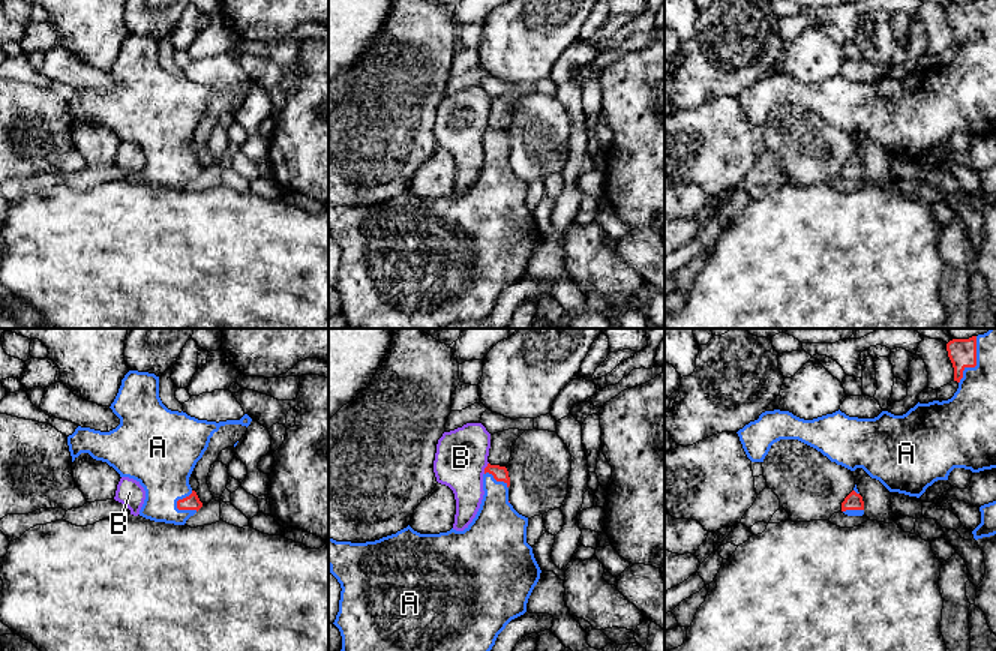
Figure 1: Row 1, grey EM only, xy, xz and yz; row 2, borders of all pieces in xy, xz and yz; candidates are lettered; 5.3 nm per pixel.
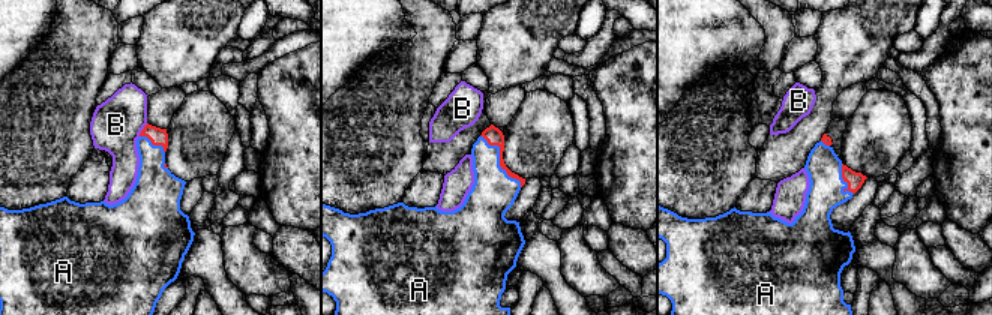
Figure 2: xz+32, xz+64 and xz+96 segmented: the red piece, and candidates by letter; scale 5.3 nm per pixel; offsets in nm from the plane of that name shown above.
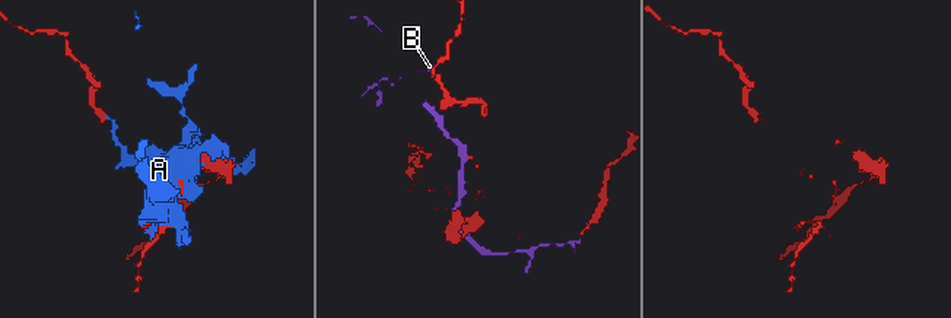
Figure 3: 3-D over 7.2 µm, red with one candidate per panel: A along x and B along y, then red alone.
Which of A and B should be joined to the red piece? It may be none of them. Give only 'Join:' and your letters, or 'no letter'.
Join: A

